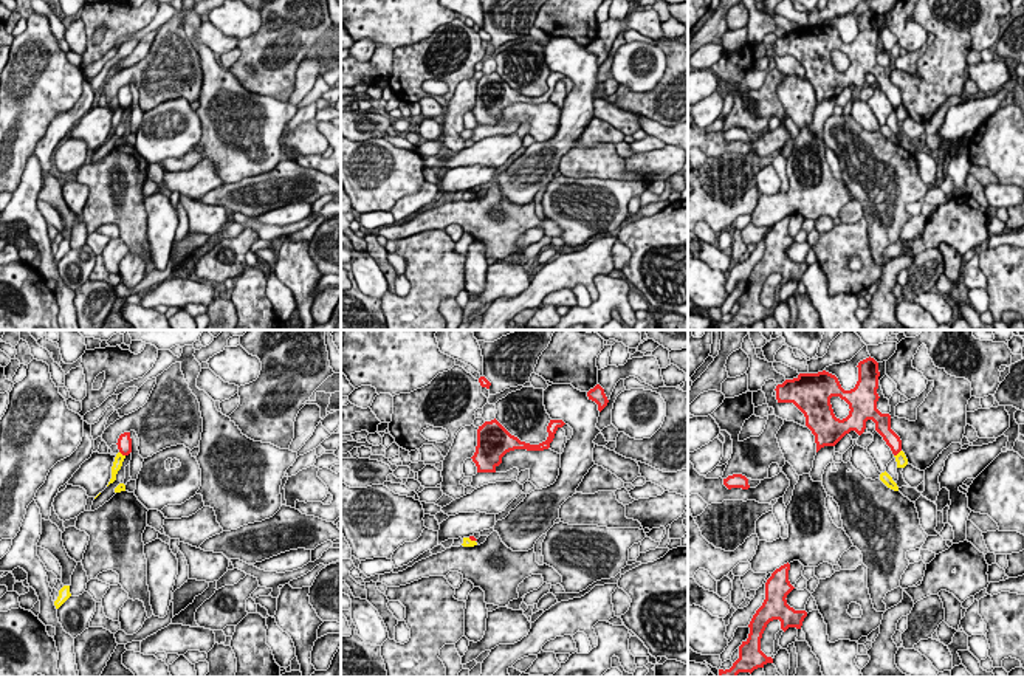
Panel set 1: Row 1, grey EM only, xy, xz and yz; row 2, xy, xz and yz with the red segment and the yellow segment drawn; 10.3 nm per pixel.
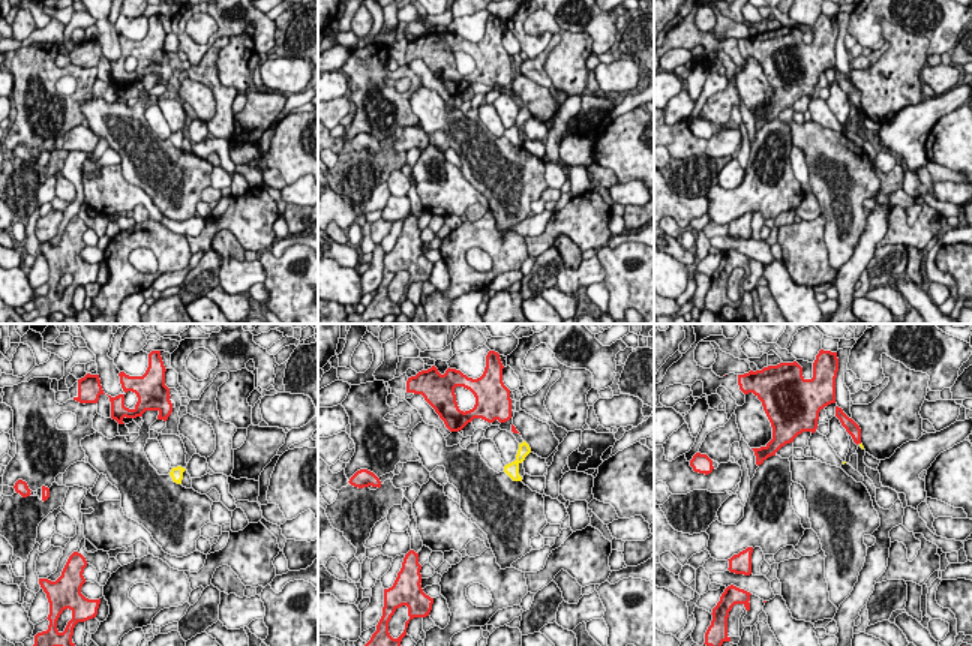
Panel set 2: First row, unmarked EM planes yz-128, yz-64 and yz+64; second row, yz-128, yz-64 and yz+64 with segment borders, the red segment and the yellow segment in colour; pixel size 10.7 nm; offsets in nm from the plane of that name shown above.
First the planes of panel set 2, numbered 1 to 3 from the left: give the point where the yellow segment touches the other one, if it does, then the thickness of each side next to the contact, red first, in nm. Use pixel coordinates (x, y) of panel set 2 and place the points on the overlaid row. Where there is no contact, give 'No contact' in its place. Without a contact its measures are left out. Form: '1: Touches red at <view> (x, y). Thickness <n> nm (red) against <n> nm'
1: No contact
2: No contact
3: No contact

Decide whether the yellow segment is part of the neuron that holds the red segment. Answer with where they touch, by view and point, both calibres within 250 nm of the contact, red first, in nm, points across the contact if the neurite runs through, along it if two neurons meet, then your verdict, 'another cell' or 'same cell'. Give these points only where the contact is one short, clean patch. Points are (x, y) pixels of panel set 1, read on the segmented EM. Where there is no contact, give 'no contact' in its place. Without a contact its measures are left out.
contact yz (897, 453); calibres 160 and 120 nm; border yz (900, 450), (894, 456); another cell

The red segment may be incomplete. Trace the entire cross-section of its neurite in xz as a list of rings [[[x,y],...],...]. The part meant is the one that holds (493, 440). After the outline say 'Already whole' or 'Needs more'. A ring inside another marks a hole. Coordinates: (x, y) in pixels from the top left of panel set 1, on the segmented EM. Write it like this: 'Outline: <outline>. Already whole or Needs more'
Outline: [[[496,418],[485,421],[477,429],[477,446],[474,455],[471,457],[477,466],[477,473],[496,473],[496,468],[502,463],[502,457],[514,449],[548,449],[556,431],[564,424],[565,423],[562,420],[550,420],[547,426],[547,440],[539,445],[530,445],[511,435]]]. Already whole

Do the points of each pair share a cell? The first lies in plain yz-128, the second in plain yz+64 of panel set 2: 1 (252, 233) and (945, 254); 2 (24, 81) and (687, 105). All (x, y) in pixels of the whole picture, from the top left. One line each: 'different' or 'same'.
1: different
2: different

